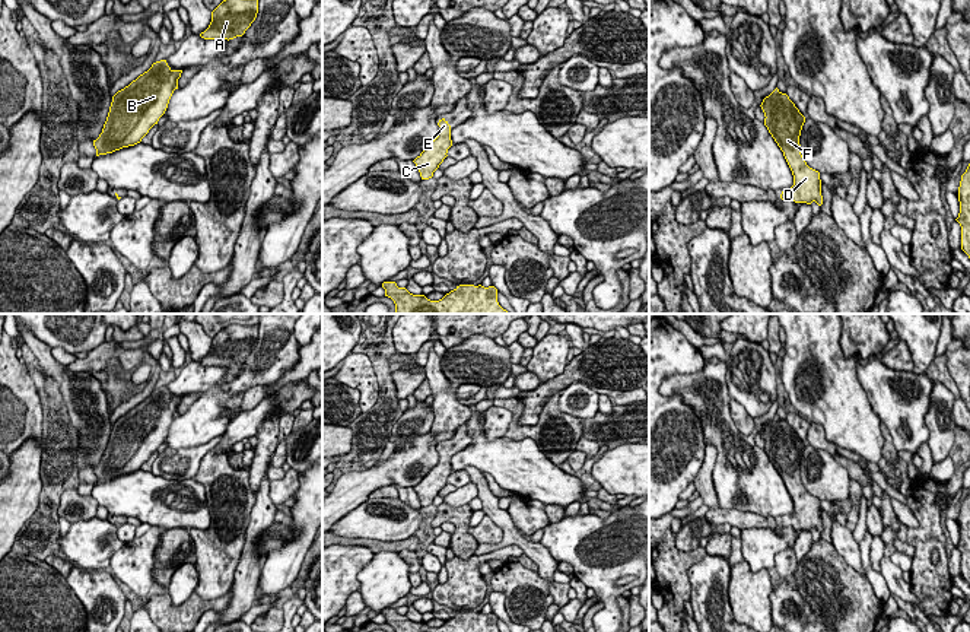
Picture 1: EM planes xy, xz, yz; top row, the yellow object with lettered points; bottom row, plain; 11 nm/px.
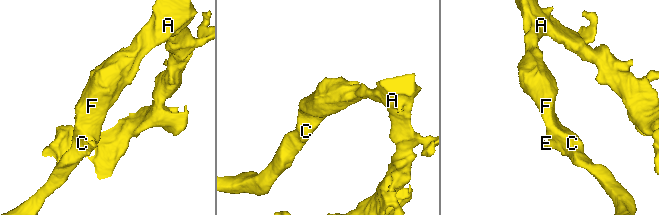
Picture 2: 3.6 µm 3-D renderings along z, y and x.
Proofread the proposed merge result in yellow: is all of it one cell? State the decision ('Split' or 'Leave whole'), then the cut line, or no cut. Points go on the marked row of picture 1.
Leave whole. No split

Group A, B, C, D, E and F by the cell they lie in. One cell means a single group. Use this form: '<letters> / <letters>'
A B C D E F

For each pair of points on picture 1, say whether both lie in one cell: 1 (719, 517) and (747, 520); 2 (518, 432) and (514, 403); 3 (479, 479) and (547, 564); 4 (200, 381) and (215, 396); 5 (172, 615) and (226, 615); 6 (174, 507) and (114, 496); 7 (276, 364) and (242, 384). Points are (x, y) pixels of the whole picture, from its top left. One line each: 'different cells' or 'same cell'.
1: same cell
2: same cell
3: same cell
4: different cells
5: different cells
6: same cell
7: same cell

